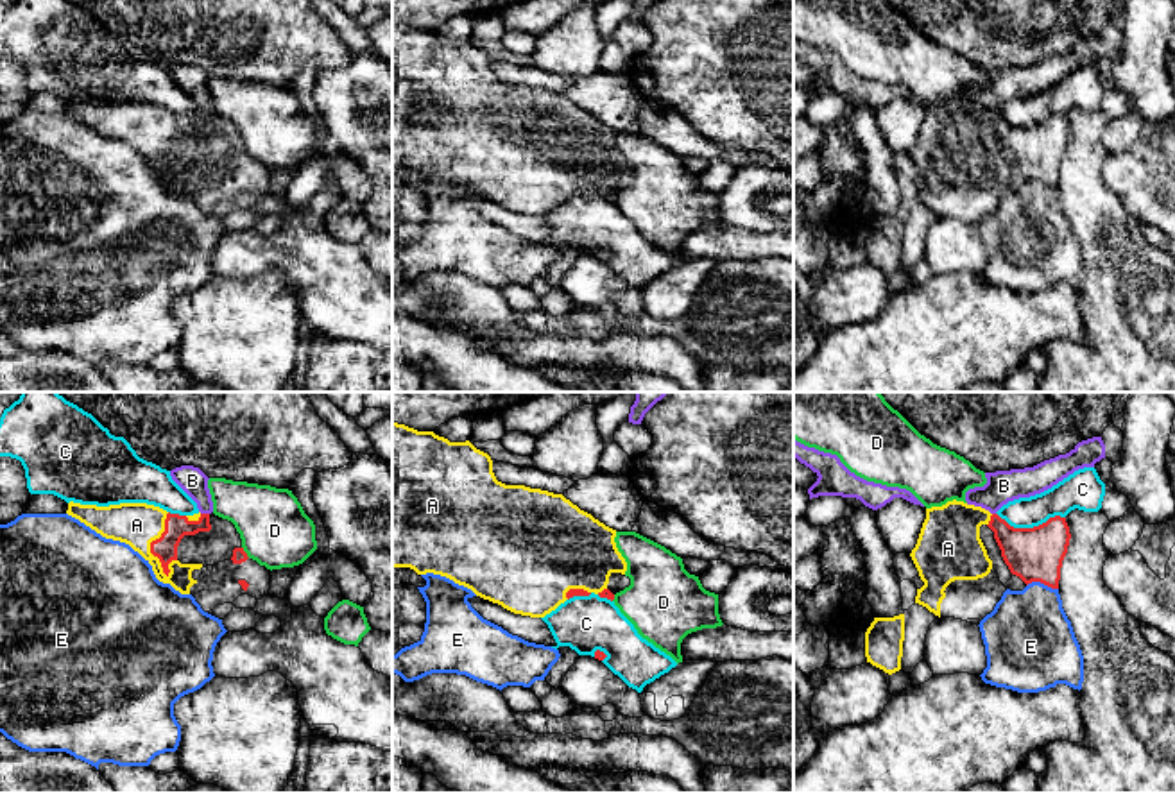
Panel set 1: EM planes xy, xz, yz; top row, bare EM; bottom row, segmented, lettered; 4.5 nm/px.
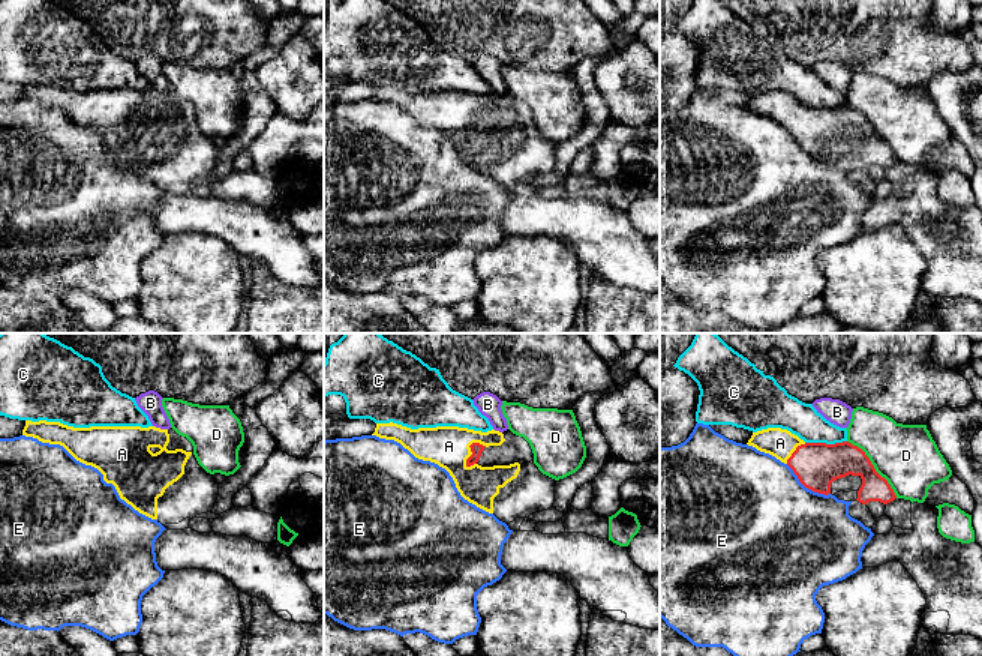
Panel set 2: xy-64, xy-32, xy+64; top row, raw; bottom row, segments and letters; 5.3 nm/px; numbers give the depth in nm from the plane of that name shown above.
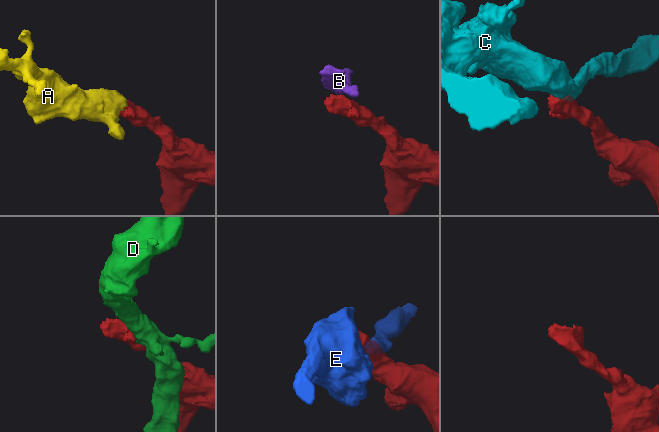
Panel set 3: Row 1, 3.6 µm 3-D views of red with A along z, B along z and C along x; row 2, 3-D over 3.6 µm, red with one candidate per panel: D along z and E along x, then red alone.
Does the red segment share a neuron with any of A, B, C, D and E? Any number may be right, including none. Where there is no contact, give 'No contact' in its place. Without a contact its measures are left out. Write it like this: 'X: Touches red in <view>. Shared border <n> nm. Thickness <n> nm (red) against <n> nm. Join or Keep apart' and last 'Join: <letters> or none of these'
A: Touches red in xy. Shared border 300 nm. Thickness 110 nm (red) against 190 nm. Join
B: Touches red in xy. Shared border 40 nm. Thickness 110 nm (red) against 120 nm. Keep apart
C: Touches red in yz. Shared border 320 nm. Thickness 240 nm (red) against 150 nm. Keep apart
D: Touches red in xy. Shared border 70 nm. Thickness 60 nm (red) against 320 nm. Keep apart
E: Touches red in yz. Shared border 150 nm. Thickness 240 nm (red) against 380 nm. Keep apart
Join: A

